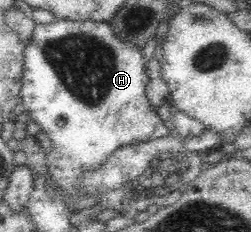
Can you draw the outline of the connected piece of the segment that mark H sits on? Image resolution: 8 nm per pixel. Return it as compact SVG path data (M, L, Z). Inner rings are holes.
M56 19L48 24L35 24L33 28L32 36L23 51L20 96L28 119L36 121L51 138L51 149L45 153L50 177L59 188L73 196L85 197L83 190L77 192L74 188L80 173L102 166L116 149L133 142L172 134L157 115L157 107L150 106L145 97L145 87L150 81L145 63L149 59L141 54L142 48L115 35L108 21ZM59 119L65 121L63 127L59 125Z

